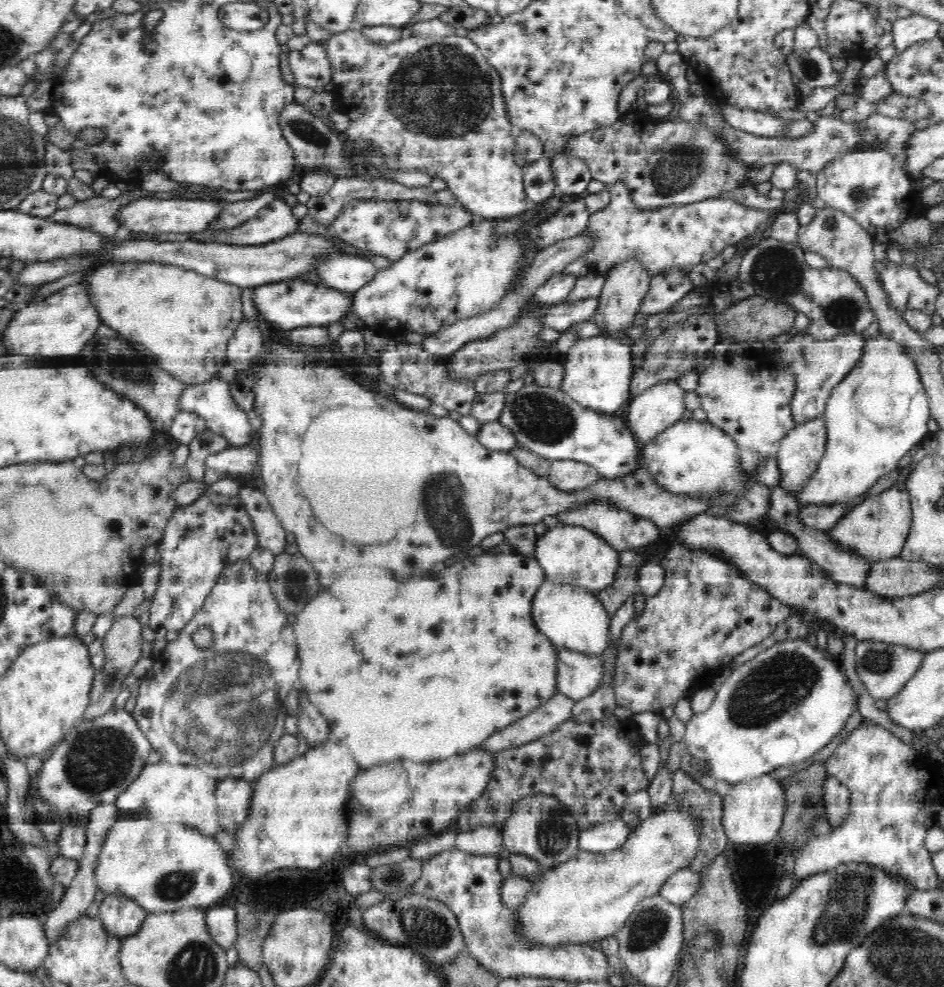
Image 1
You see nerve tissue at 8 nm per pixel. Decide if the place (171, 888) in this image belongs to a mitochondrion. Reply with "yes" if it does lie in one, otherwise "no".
yes

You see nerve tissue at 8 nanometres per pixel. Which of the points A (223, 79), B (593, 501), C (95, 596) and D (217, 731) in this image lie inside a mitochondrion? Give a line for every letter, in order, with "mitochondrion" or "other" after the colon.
A: other
B: other
C: other
D: mitochondrion

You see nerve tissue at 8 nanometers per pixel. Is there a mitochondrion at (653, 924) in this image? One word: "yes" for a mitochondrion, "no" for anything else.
yes

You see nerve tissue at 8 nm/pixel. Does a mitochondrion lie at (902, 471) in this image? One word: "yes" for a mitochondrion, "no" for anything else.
no

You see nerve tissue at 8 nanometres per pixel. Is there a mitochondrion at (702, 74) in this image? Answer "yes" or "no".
no

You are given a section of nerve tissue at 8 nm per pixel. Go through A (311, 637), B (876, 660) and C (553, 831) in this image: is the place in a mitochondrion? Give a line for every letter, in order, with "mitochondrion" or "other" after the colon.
A: other
B: mitochondrion
C: mitochondrion

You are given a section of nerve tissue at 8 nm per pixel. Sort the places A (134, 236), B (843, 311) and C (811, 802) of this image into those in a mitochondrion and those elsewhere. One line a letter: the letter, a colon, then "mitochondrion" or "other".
A: other
B: mitochondrion
C: mitochondrion

